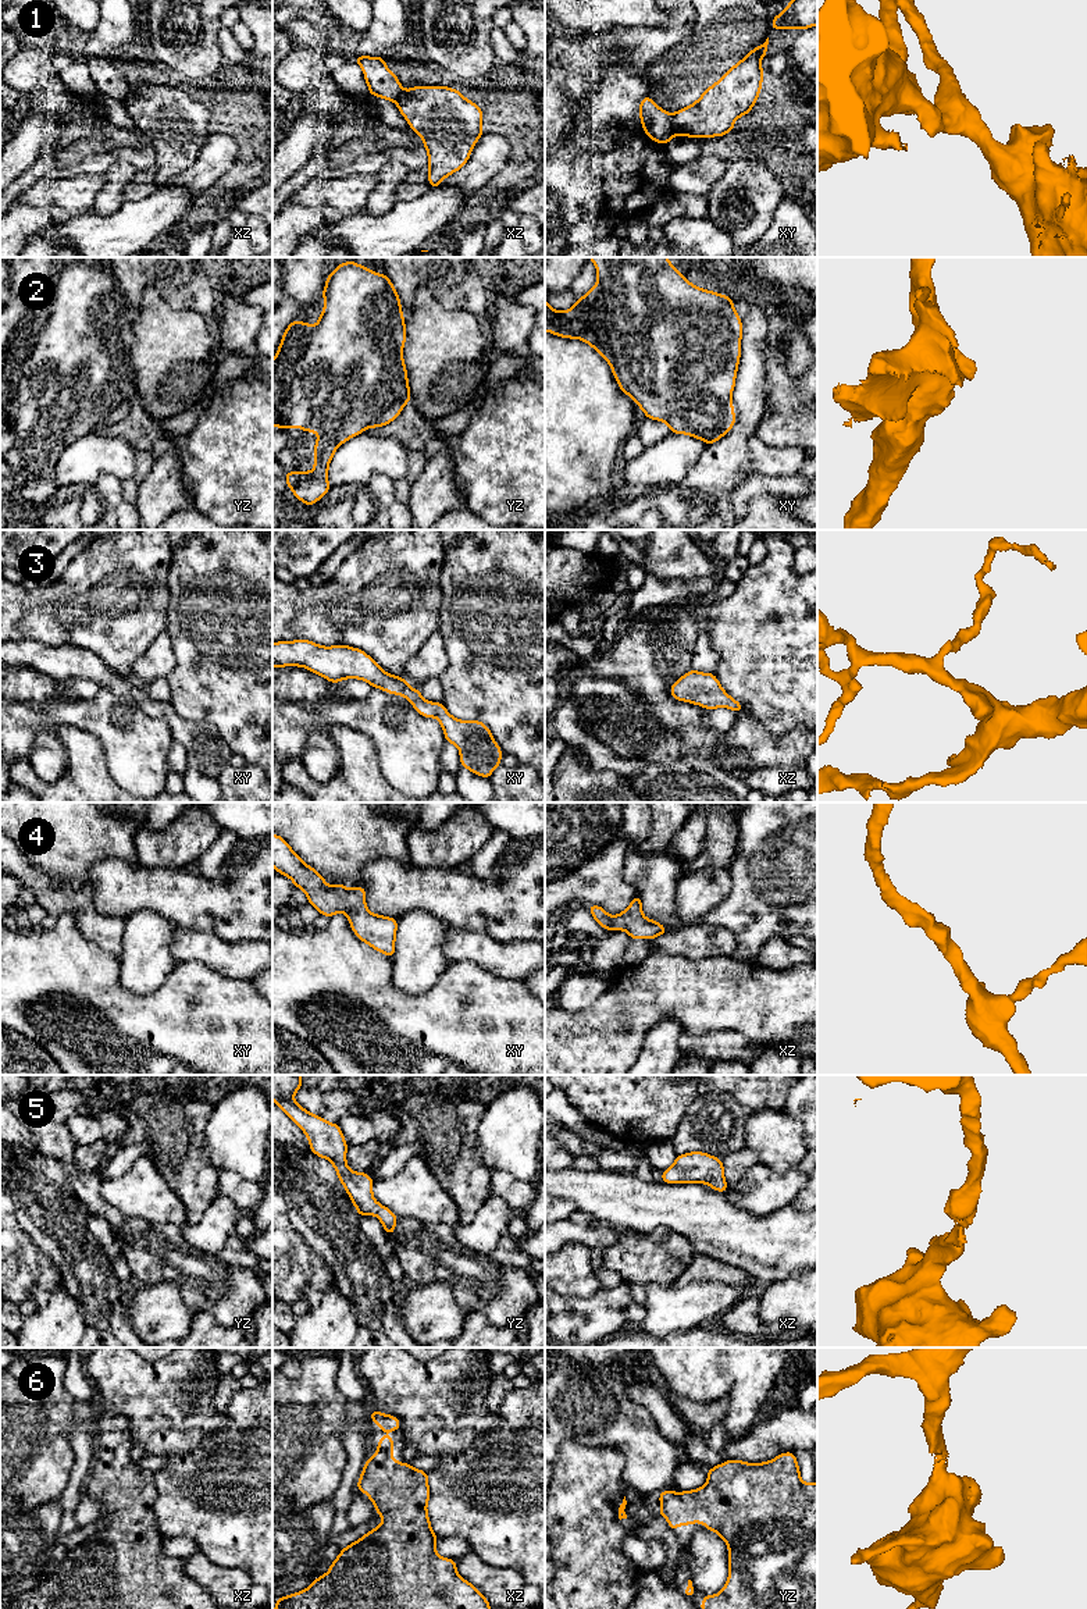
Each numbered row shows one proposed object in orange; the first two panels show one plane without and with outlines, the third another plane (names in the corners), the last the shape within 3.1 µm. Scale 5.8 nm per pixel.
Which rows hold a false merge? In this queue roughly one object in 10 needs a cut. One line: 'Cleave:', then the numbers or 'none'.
Cleave: 1

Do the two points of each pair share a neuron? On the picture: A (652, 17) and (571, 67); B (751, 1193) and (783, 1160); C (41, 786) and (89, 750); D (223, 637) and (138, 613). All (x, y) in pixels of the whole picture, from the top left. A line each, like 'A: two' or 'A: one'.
A: two
B: two
C: one
D: two

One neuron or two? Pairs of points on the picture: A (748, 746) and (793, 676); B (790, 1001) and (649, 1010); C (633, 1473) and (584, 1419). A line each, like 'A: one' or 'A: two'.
A: two
B: one
C: one

